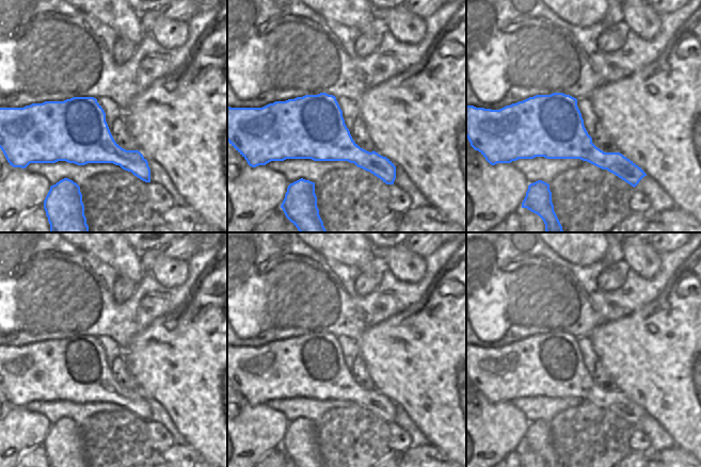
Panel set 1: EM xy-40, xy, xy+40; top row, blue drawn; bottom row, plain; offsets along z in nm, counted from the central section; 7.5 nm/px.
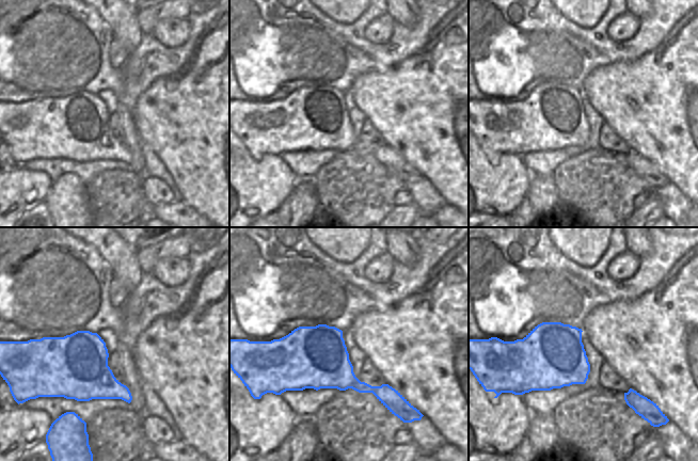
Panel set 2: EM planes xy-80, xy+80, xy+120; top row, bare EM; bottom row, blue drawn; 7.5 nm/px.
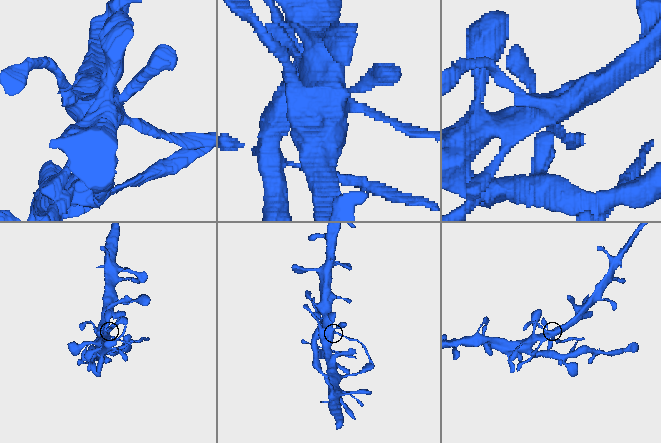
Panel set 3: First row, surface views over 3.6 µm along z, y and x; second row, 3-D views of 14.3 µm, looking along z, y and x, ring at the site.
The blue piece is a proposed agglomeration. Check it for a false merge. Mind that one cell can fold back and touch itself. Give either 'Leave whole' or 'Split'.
Split.

